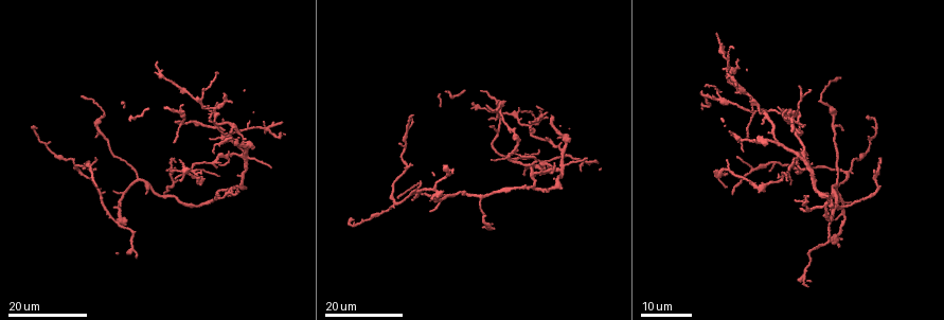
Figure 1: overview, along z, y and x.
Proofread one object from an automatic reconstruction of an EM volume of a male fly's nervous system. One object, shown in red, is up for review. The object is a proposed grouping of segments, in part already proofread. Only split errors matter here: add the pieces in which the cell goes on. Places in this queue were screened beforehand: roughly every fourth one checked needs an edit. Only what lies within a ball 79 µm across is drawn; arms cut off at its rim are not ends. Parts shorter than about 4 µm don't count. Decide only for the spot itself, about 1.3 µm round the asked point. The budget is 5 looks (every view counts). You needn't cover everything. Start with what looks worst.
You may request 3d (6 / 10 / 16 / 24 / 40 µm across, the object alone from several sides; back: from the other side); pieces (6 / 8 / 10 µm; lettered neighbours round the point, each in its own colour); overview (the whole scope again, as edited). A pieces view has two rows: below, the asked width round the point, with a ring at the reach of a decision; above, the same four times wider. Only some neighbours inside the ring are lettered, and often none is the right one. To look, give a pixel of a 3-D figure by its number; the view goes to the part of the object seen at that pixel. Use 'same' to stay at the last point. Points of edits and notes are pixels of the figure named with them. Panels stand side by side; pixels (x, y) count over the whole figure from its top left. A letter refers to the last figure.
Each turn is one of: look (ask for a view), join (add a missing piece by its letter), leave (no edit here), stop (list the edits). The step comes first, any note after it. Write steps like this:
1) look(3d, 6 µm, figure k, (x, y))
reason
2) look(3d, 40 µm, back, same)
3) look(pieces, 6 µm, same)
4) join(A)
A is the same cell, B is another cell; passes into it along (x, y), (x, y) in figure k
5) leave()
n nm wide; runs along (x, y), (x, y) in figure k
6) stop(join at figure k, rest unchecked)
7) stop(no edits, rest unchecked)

look(3d, 16 µm, figure 1, (531, 166))
branch stops here

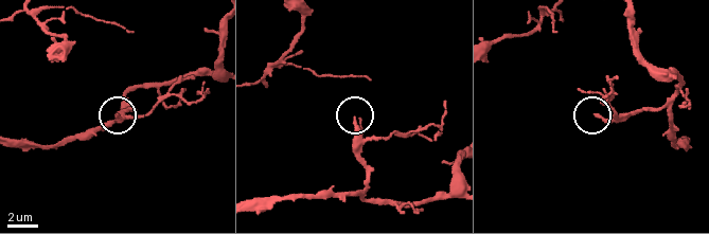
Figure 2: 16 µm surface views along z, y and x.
look(pieces, 8 µm, figure 2, (117, 115))
see the neighbours

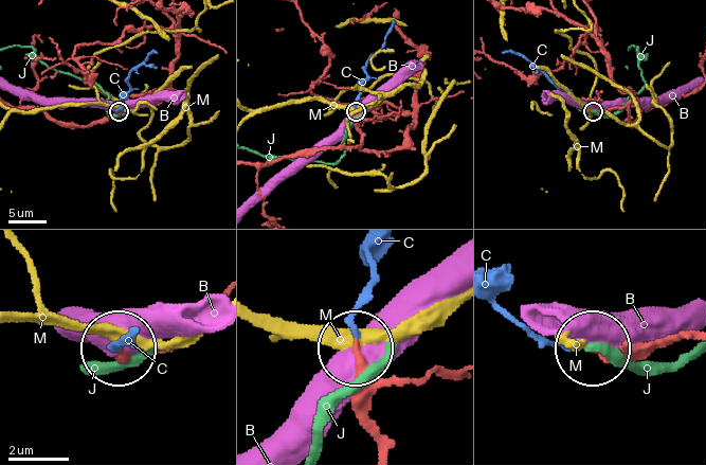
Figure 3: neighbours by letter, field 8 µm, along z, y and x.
join(C)
200 nm wide; C is the same cell, B, J and M are other cells; passes into it along (664, 344), (605, 356), (538, 339), (494, 303) in figure 3; the cell continues

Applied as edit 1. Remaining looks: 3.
look(3d, 16 µm, figure 1, (867, 117))
long arm stops here

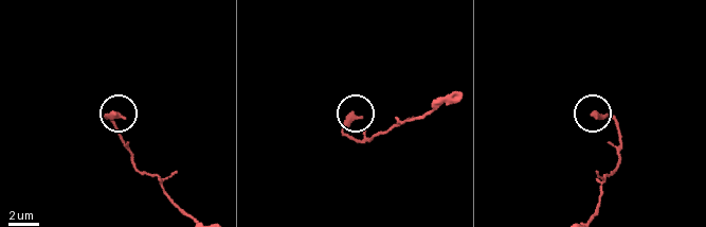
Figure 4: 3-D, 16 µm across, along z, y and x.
look(3d, 6 µm, figure 4, (361, 117))
closer look

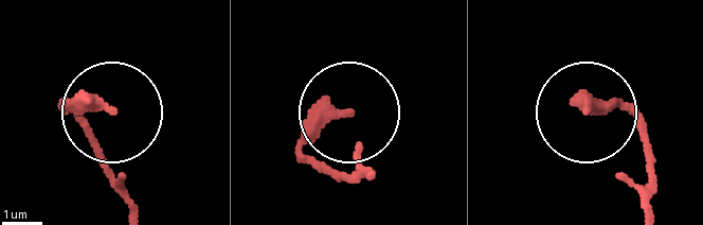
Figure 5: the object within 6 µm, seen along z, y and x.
look(pieces, 6 µm, figure 5, (111, 112))

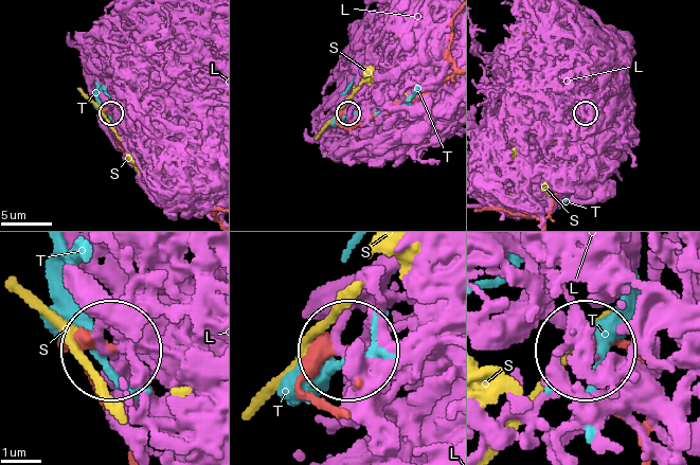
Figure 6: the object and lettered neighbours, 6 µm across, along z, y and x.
leave()
290 nm wide; L, S and T are other cells; runs along (446, 78), (355, 127), (337, 124), (346, 114) in figure 6; none of them fits

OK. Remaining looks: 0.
stop(join at figure 3, rest unchecked)

